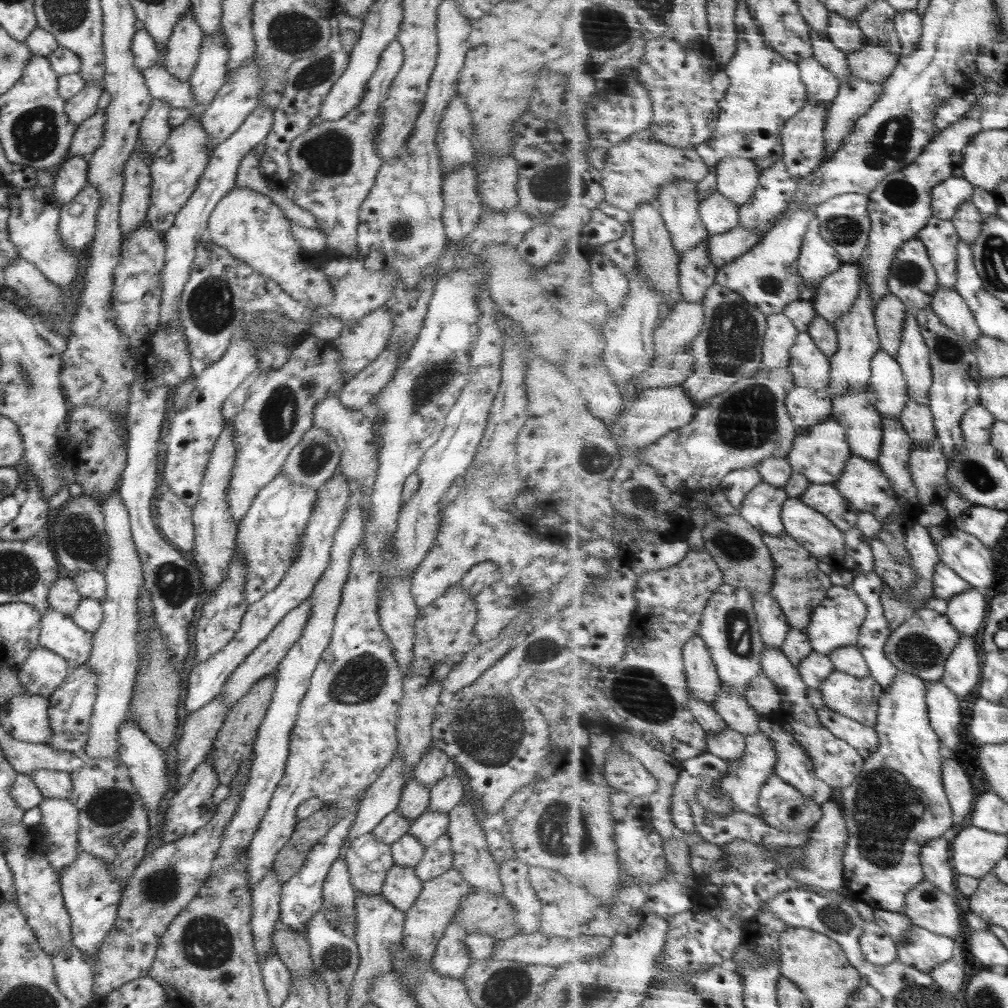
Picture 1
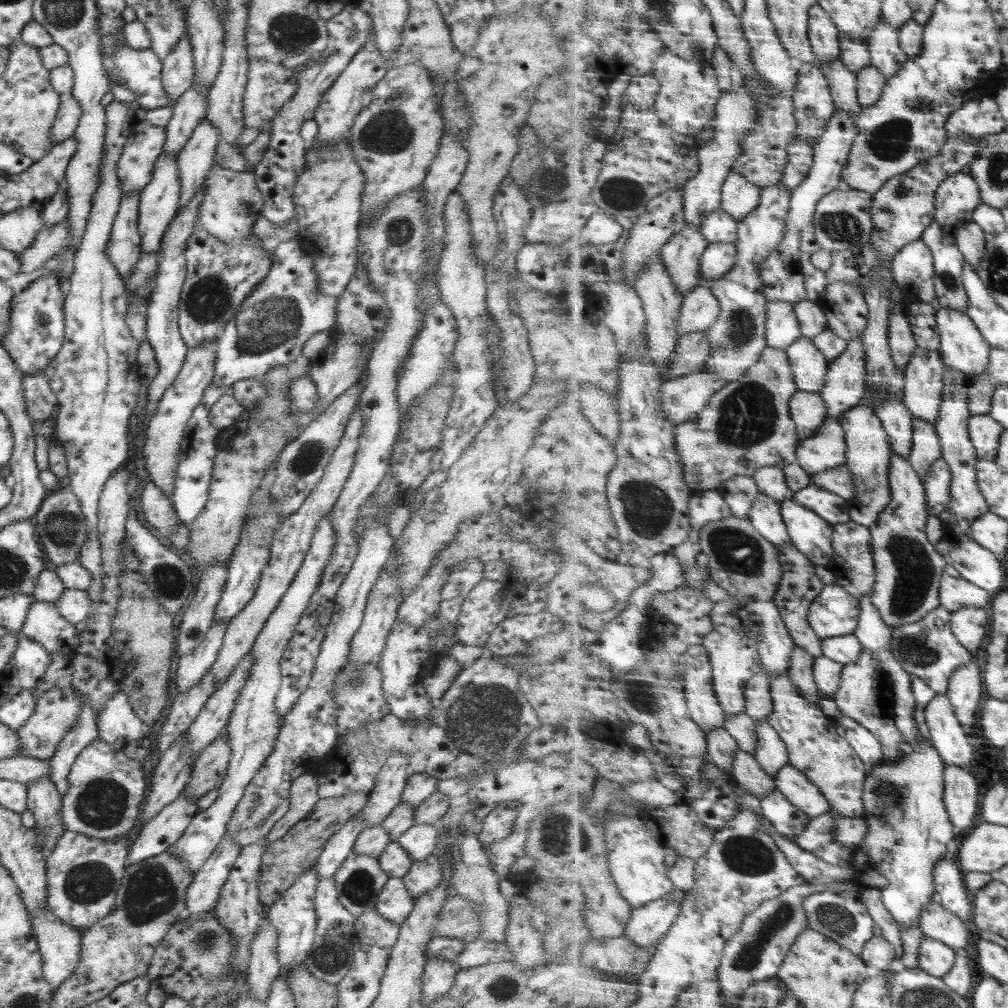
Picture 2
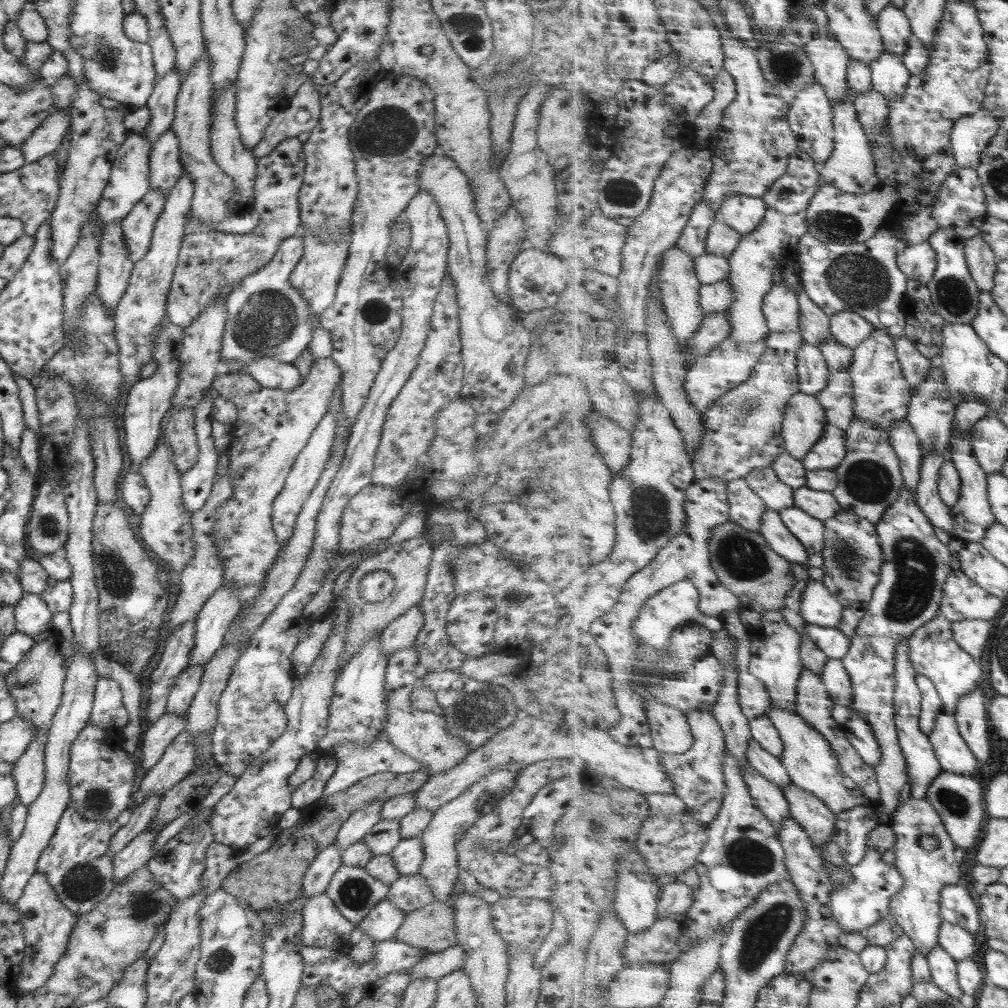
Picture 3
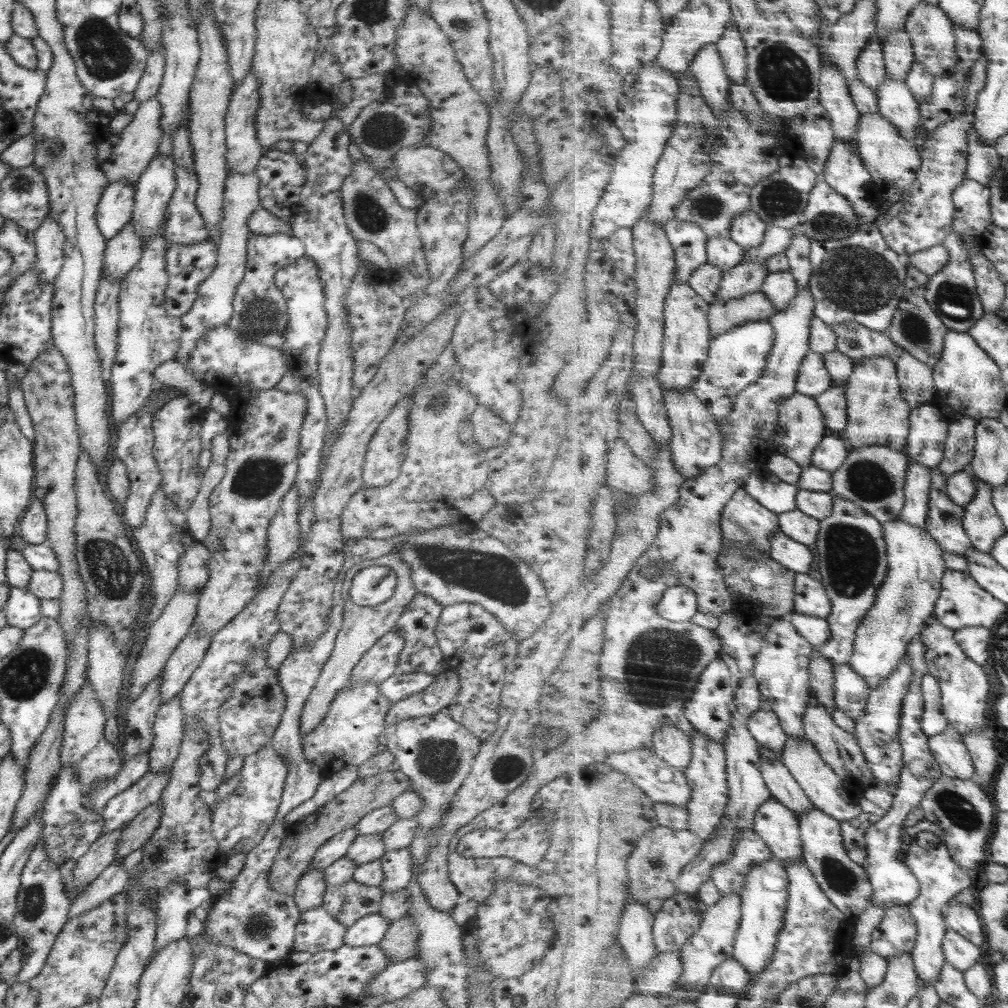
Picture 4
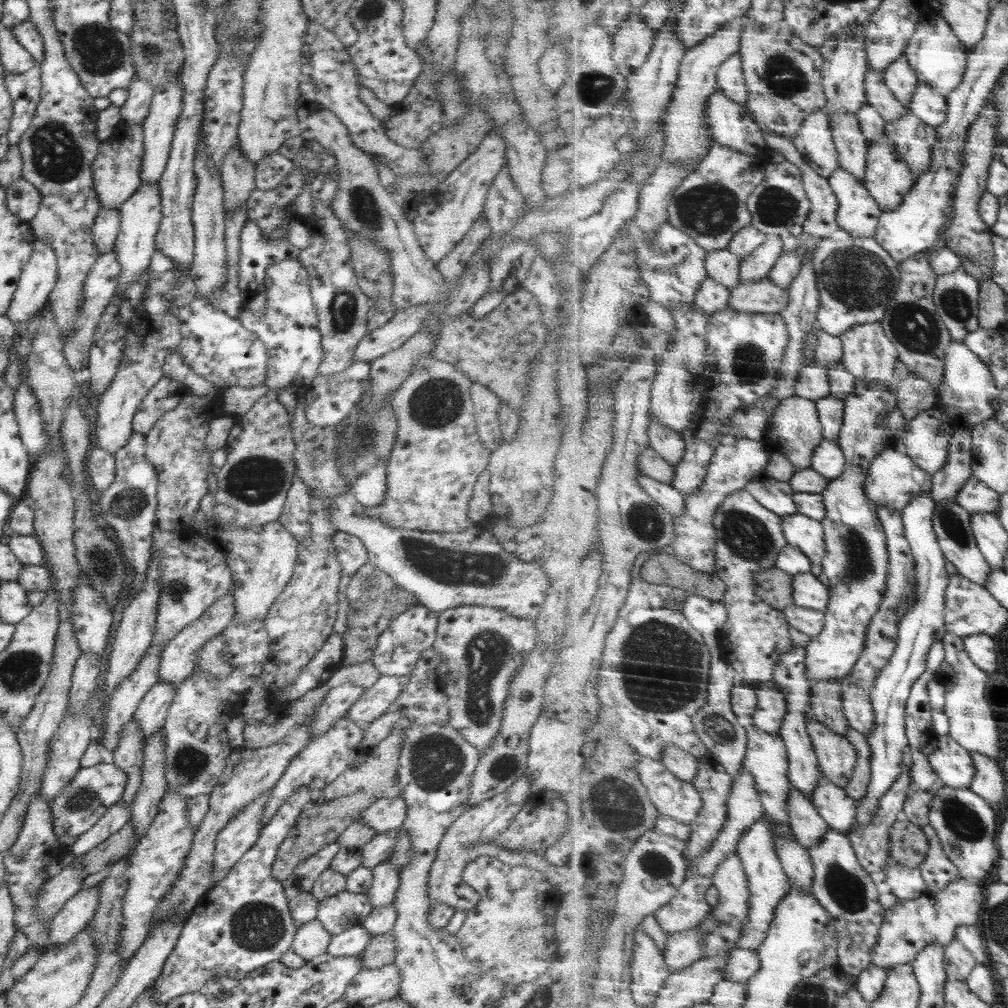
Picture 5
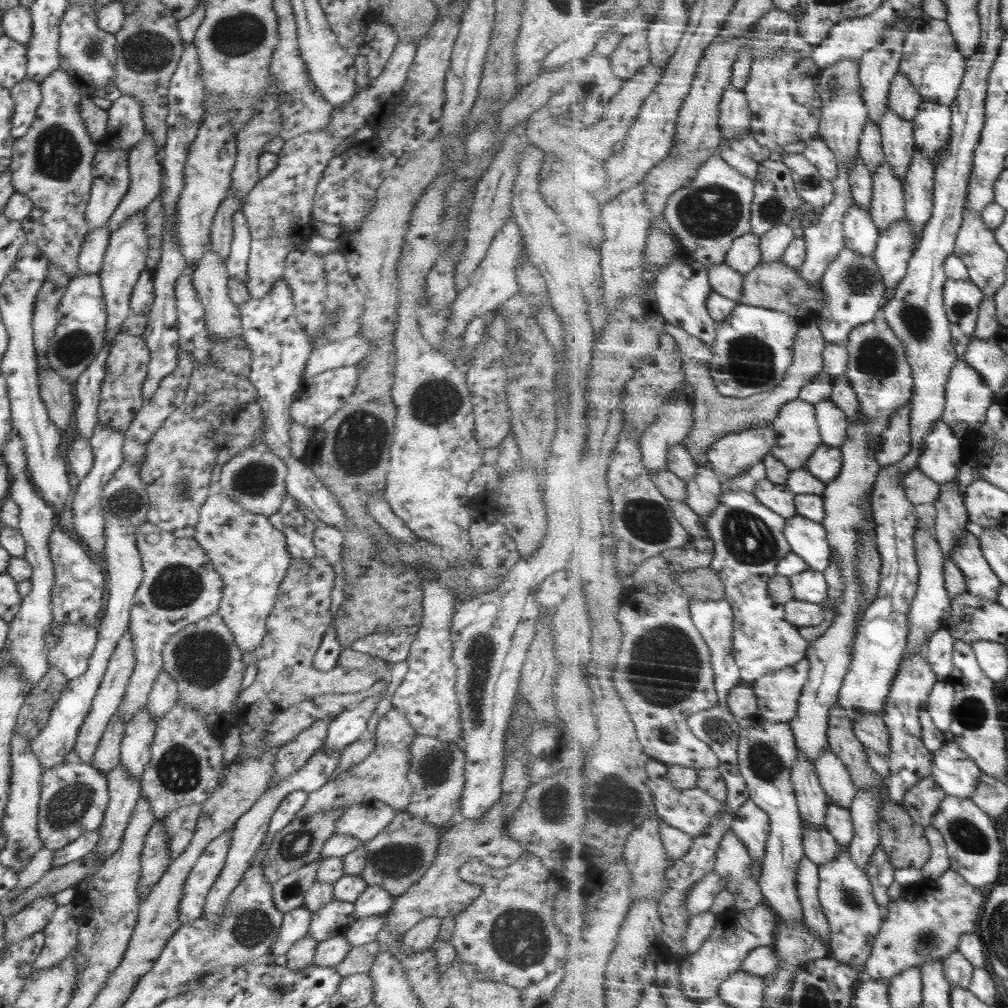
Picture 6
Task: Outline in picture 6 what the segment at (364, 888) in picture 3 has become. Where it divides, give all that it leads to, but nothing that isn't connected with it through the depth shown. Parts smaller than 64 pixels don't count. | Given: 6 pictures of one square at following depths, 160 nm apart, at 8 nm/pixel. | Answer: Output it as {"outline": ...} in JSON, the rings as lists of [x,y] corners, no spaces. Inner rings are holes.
{"outline":[[[332,899],[313,913],[309,933],[318,943],[345,935],[359,918],[353,902]]]}

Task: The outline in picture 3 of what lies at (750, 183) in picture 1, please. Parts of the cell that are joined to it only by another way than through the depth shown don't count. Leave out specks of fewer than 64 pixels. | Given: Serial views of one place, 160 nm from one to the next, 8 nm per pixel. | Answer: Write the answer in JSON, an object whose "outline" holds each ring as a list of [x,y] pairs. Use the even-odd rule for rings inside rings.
{"outline":[[[737,194],[724,203],[720,219],[744,235],[758,230],[767,214],[768,206],[763,197]]]}

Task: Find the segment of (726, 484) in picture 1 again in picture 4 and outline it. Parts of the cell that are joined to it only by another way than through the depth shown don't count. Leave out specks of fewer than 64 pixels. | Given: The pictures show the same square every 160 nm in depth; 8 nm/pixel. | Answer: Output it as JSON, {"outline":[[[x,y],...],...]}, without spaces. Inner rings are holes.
{"outline":[[[745,489],[736,493],[723,514],[725,544],[754,546],[771,554],[772,541],[781,530],[780,514],[772,512]]]}

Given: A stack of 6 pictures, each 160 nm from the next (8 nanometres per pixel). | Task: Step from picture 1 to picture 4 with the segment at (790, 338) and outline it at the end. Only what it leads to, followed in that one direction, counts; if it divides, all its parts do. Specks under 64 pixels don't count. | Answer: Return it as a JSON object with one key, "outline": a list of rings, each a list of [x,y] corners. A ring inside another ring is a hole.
{"outline":[[[790,270],[787,272],[769,273],[763,291],[775,302],[777,309],[786,310],[800,292],[796,275]]]}

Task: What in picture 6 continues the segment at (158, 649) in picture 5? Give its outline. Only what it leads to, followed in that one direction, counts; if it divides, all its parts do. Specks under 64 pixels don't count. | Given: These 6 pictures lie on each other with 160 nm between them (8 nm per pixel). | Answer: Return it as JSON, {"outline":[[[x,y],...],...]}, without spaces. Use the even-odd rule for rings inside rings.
{"outline":[[[115,713],[104,730],[100,744],[90,762],[103,774],[107,775],[114,766],[120,763],[120,749],[124,739],[125,726],[126,722],[123,722]]]}

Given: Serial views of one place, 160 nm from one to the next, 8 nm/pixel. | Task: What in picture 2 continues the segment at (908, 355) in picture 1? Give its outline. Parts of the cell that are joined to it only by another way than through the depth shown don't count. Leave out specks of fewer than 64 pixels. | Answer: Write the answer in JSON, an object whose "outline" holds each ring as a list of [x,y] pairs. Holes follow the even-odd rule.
{"outline":[[[919,346],[905,370],[905,403],[916,417],[937,424],[944,400],[947,366],[940,351]]]}

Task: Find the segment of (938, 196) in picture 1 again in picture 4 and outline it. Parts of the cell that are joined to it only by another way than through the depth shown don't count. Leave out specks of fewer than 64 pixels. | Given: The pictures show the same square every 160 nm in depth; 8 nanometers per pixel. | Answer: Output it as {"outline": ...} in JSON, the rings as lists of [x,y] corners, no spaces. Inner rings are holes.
{"outline":[[[967,178],[954,193],[955,232],[979,237],[993,225],[992,189],[989,185]]]}

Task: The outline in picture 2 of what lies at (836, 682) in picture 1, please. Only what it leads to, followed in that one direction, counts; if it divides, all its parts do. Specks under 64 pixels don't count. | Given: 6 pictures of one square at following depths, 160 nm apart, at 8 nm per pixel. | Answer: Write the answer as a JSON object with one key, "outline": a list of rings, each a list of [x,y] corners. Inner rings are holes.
{"outline":[[[865,647],[864,652],[857,661],[845,665],[840,690],[833,698],[839,704],[844,715],[859,720],[880,738],[882,745],[885,747],[884,763],[894,763],[905,758],[902,753],[908,747],[904,744],[906,741],[905,736],[895,721],[895,695],[890,684],[888,684],[882,665],[876,660],[870,649]]]}

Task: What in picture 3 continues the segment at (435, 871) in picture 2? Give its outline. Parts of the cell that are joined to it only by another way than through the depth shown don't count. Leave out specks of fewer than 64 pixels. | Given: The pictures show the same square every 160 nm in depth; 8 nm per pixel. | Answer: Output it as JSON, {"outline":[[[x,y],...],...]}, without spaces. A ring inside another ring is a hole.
{"outline":[[[419,873],[409,874],[408,876],[400,875],[389,885],[386,899],[396,908],[409,913],[433,903],[436,898],[432,891],[426,879]]]}

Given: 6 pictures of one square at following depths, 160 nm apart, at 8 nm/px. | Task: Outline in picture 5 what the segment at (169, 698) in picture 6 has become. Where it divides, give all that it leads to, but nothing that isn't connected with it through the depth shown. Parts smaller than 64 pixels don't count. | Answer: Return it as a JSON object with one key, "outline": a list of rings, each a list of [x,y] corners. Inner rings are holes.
{"outline":[[[232,592],[224,594],[224,597],[212,603],[208,607],[206,613],[188,626],[185,626],[172,640],[169,640],[163,651],[161,652],[161,661],[159,668],[159,680],[165,682],[173,682],[173,684],[180,684],[184,682],[189,676],[193,674],[199,650],[216,634],[222,633],[233,622],[233,616],[236,610],[236,603]]]}

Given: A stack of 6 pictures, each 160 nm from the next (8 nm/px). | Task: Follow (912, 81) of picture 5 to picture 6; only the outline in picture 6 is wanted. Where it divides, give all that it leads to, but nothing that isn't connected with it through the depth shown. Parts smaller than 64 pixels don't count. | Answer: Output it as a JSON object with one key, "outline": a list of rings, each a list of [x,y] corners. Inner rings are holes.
{"outline":[[[903,72],[898,73],[892,83],[889,108],[894,108],[904,119],[915,122],[924,102],[923,94],[920,94],[911,78]]]}

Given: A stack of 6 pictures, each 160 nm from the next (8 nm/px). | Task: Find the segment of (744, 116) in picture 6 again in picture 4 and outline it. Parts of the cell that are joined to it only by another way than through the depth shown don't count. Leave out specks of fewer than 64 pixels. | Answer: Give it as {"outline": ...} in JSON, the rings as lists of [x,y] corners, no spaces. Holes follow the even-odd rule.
{"outline":[[[736,18],[732,19],[724,37],[717,44],[731,80],[742,85],[748,84],[747,40],[744,39],[743,31],[740,30],[740,24],[738,24]]]}

